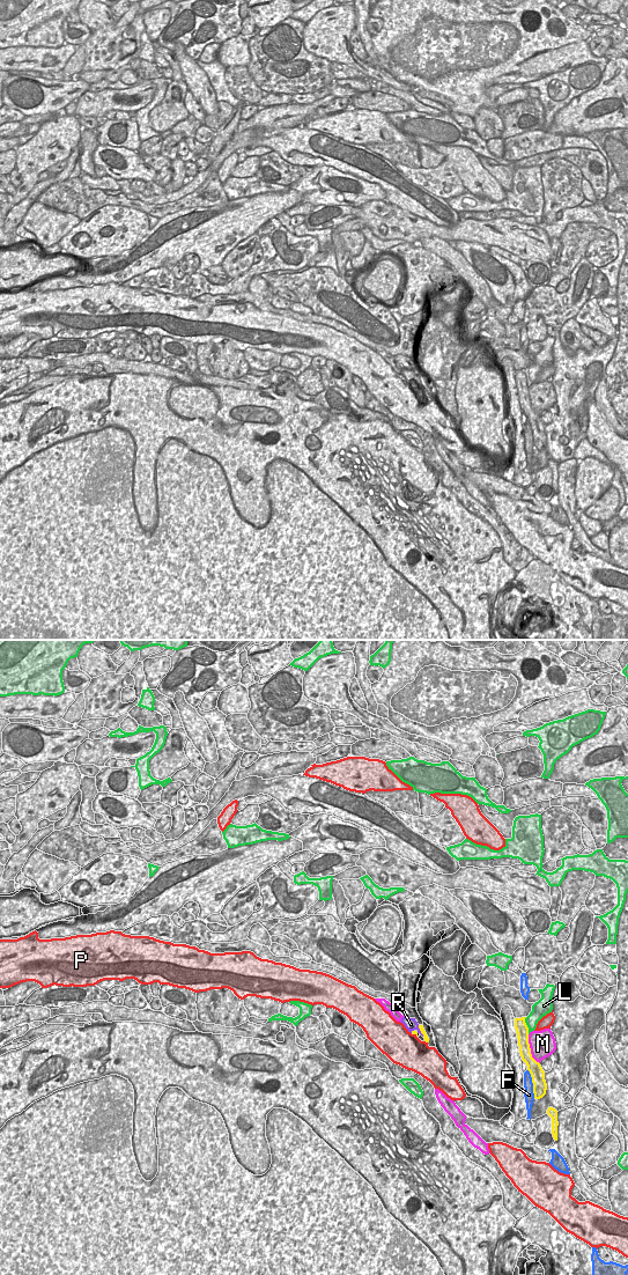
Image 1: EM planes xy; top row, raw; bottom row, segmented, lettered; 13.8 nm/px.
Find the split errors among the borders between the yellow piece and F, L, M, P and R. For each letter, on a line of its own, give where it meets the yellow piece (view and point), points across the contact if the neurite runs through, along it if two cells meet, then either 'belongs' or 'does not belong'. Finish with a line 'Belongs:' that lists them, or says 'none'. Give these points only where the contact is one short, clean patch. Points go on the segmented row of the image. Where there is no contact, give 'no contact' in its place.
F: contact xy (532, 1082); does not belong
L: contact xy (526, 1025); does not belong
M: contact xy (530, 1049); does not belong
P: contact xy (416, 1036); does not belong
R: contact xy (420, 1030); way xy (420, 1026), (420, 1030), (411, 1024); belongs
Belongs: R

